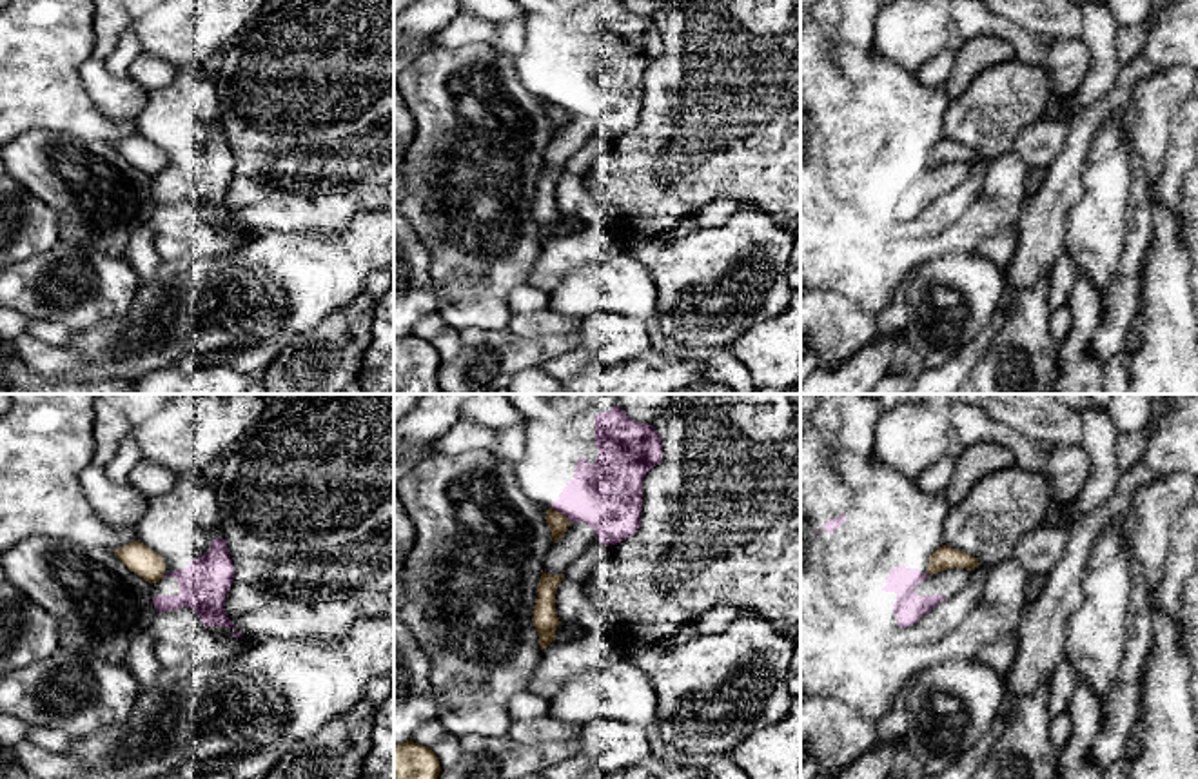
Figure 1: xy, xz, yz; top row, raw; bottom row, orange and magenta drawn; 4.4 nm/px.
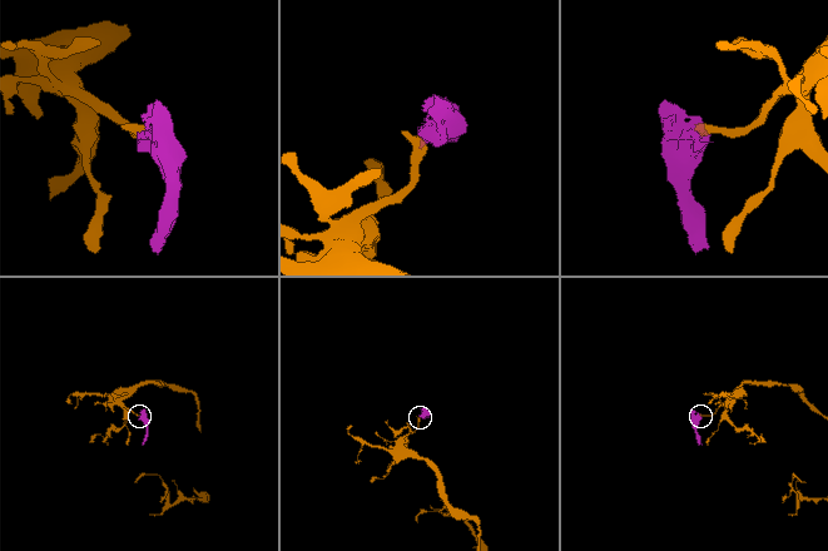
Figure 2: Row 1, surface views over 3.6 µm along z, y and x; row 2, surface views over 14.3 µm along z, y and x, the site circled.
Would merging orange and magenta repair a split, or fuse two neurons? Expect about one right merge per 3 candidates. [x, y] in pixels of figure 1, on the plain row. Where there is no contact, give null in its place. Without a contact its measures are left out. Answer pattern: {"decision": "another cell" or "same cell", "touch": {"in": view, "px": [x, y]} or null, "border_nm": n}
{"decision": "another cell", "touch": {"in": "xz", "px": [559, 106]}, "border_nm": 110}

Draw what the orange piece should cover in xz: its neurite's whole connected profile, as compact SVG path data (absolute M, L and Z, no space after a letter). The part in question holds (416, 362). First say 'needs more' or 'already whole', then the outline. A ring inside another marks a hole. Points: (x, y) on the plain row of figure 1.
already whole | M412 332L394 338L394 394L445 394L437 381L439 365L432 341Z

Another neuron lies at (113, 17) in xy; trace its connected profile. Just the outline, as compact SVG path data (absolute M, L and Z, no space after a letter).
M94 0L93 56L105 60L114 51L122 33L160 2L162 0Z

